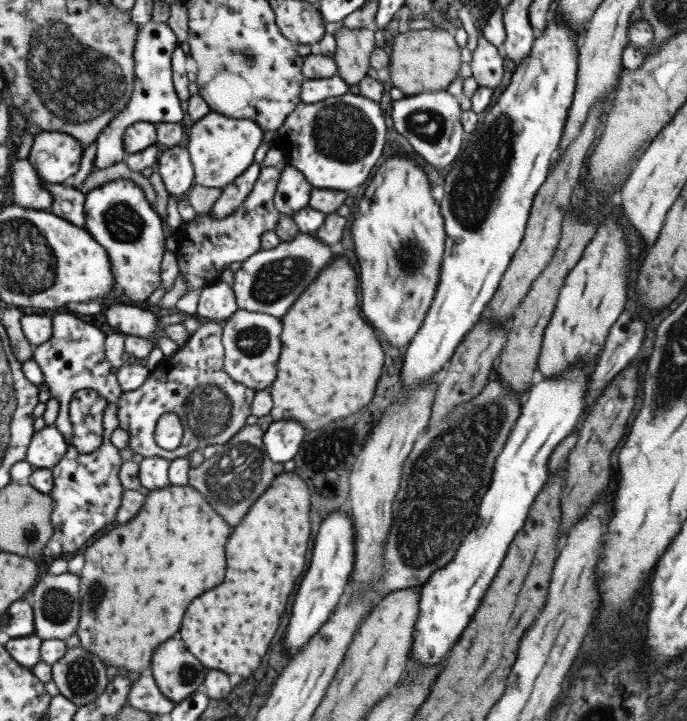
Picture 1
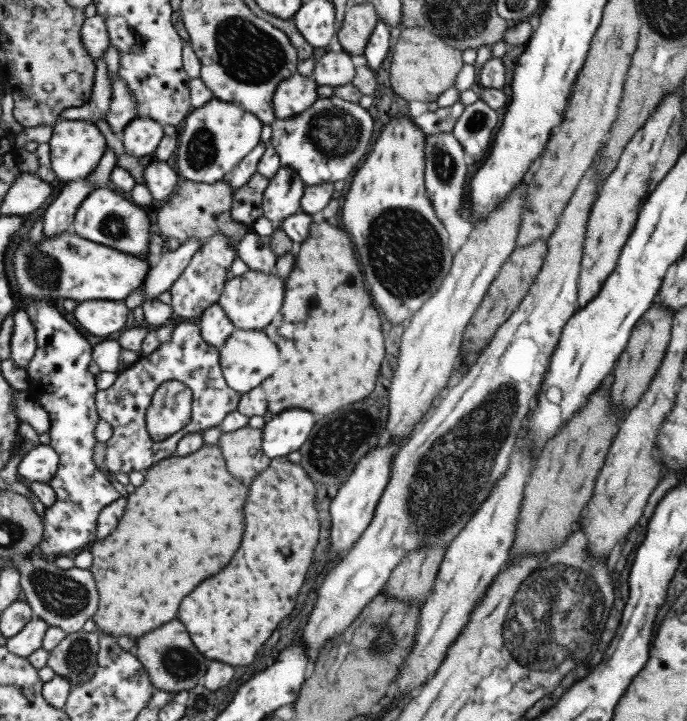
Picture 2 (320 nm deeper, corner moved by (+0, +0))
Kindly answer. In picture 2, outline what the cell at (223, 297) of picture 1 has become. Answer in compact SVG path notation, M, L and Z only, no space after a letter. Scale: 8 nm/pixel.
M218 302L205 310L198 320L198 325L202 328L204 339L211 346L219 348L226 344L227 339L237 329L229 315L223 311L223 306Z

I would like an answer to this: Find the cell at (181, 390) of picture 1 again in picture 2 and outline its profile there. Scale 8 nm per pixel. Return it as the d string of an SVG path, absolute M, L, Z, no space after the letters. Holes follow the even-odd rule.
M183 320L181 323L174 324L172 330L172 339L168 342L160 342L160 345L155 349L155 352L146 356L140 356L136 362L118 373L115 384L107 390L100 390L96 396L96 407L100 418L107 421L113 428L113 435L105 442L106 456L105 470L112 474L115 472L124 472L129 474L133 471L147 471L155 463L160 460L172 457L178 450L178 442L186 435L192 432L203 433L213 427L219 427L220 424L227 418L230 412L238 410L239 401L242 399L242 393L234 388L231 388L221 364L220 348L211 346L202 335L202 328L198 325L198 321ZM167 381L184 382L194 394L194 405L192 408L191 422L170 436L167 440L155 442L147 429L146 411L151 406L154 394L157 389Z

